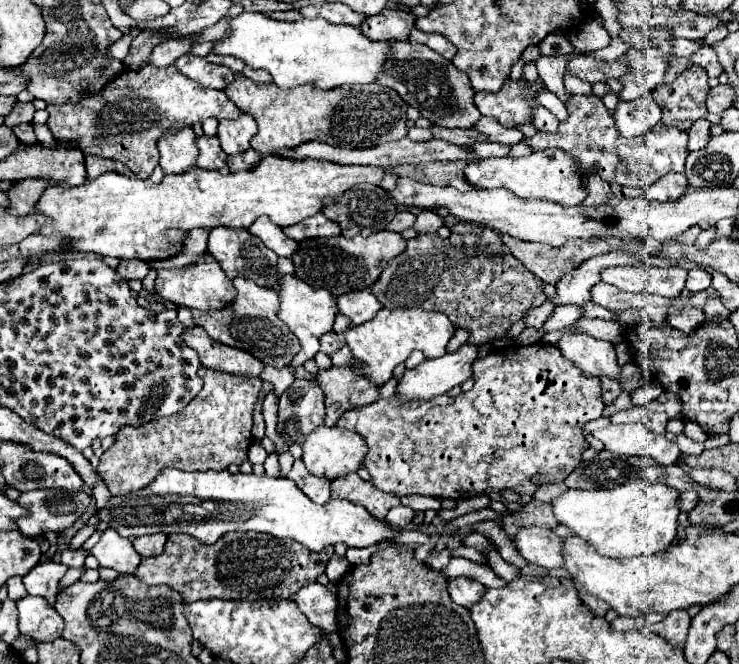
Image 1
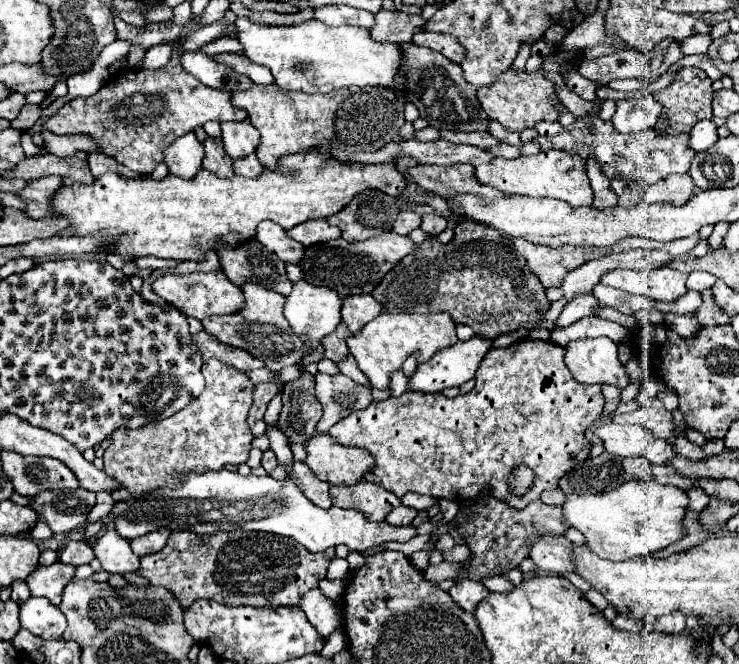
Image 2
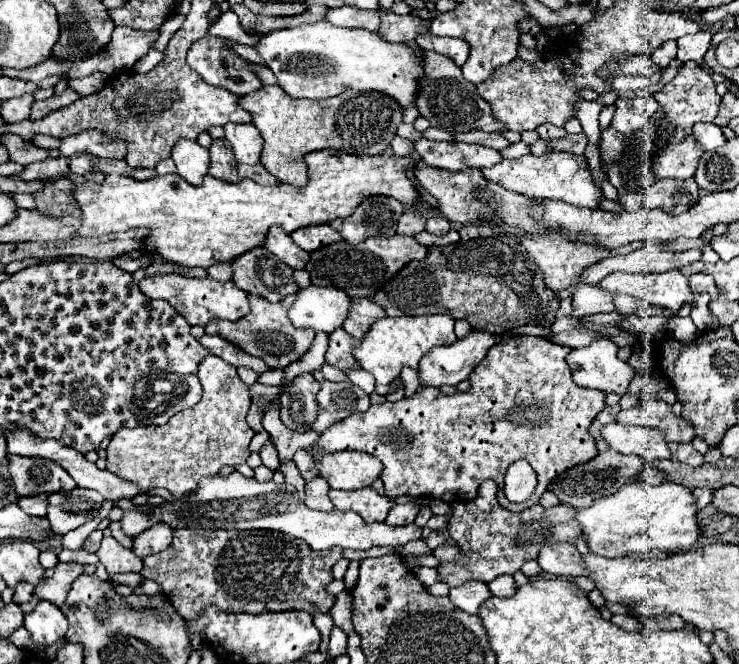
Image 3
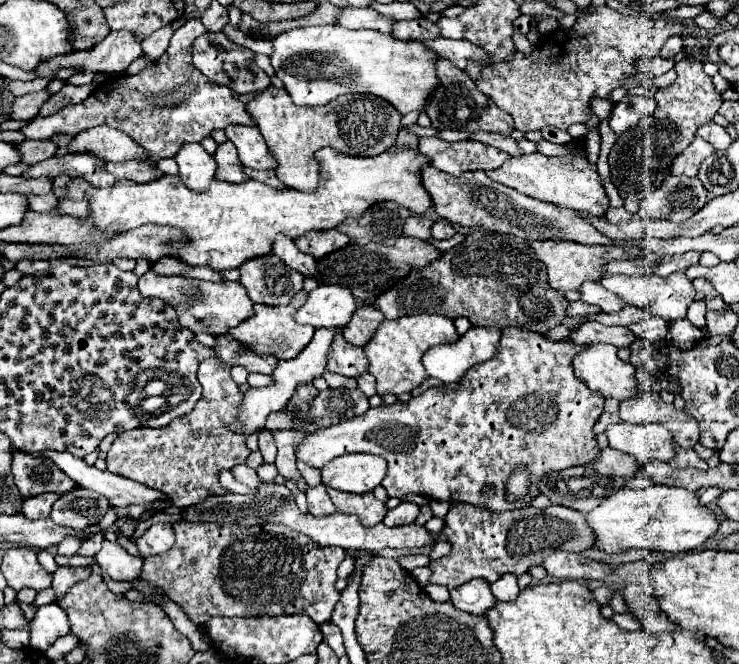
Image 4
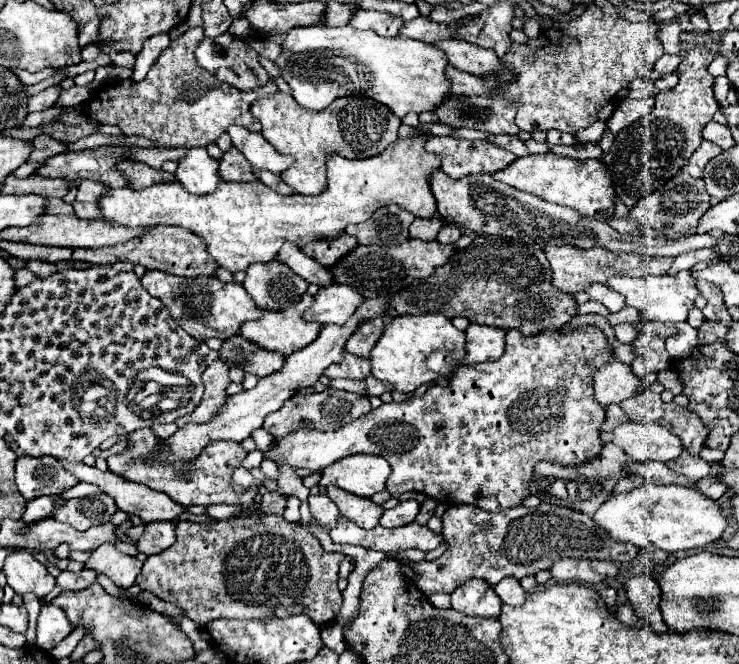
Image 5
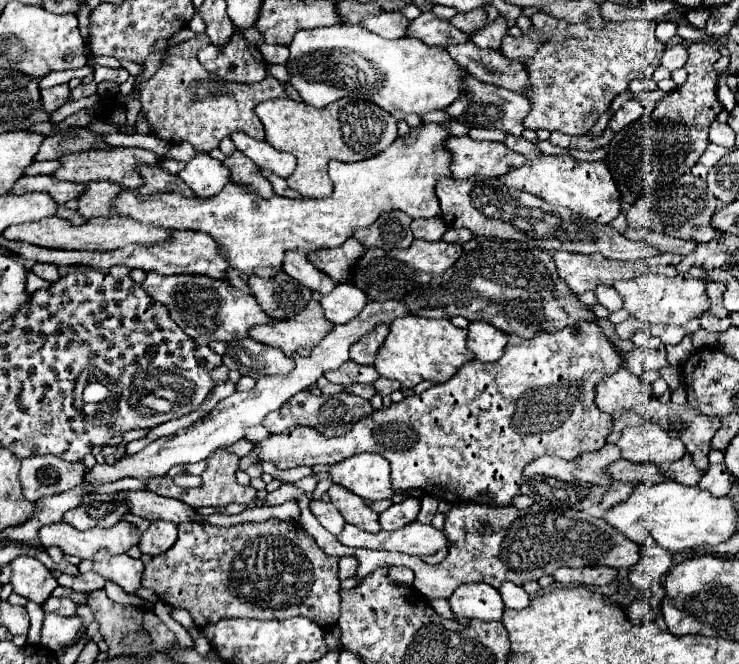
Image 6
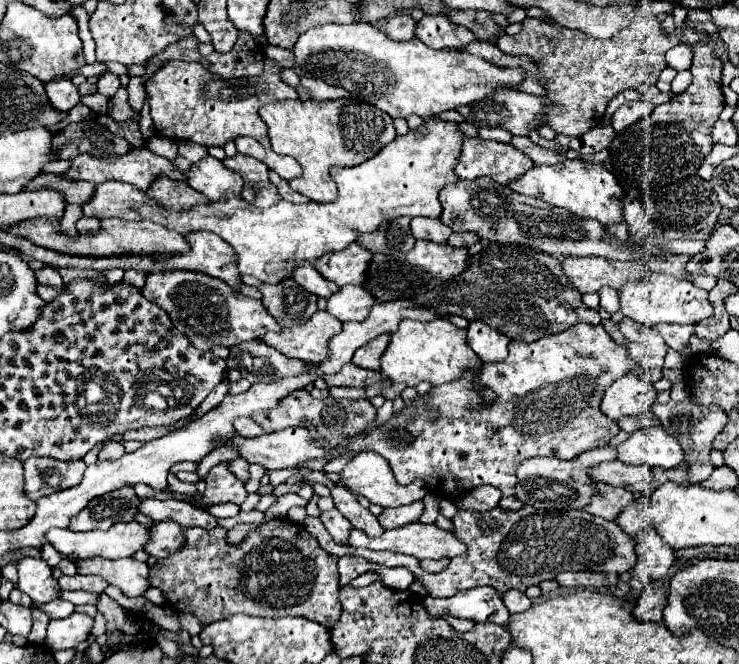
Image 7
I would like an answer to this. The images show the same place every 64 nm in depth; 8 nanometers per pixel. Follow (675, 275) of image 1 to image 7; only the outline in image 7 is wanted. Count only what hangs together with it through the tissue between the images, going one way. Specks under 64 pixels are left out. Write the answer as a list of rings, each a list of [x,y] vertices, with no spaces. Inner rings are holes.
[[[652,272],[638,282],[624,284],[624,288],[620,288],[618,294],[620,294],[620,304],[622,304],[624,316],[628,316],[644,326],[650,326],[650,328],[660,322],[698,324],[700,320],[712,316],[712,304],[708,300],[706,290],[694,286],[690,280],[678,280],[674,276],[666,276],[666,274],[658,274],[658,272]]]

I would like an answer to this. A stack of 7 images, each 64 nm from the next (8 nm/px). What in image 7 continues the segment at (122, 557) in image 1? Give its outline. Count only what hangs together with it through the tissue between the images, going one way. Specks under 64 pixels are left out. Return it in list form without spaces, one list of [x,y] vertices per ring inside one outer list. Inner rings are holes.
[[[94,556],[88,560],[78,560],[76,566],[80,574],[98,574],[130,598],[142,596],[148,588],[148,564],[138,562],[134,558],[104,560]]]

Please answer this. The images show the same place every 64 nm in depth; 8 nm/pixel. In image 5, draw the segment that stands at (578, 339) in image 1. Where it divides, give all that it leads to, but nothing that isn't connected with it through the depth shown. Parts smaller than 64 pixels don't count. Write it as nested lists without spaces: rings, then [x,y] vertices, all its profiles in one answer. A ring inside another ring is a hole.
[[[610,352],[610,358],[604,366],[596,368],[592,374],[592,386],[594,386],[594,398],[602,404],[620,404],[626,398],[638,396],[646,390],[646,386],[634,376],[632,368],[624,362],[620,362],[614,352]]]

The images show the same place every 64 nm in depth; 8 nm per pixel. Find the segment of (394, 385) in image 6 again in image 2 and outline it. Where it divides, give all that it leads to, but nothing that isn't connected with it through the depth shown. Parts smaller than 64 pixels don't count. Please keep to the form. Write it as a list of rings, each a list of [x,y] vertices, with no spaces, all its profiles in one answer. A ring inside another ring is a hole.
[[[348,354],[344,360],[340,360],[338,362],[338,370],[342,372],[342,374],[346,374],[346,376],[350,376],[352,380],[356,380],[358,384],[368,384],[368,378],[358,370],[358,366],[356,366],[356,360],[352,358],[352,354]]]

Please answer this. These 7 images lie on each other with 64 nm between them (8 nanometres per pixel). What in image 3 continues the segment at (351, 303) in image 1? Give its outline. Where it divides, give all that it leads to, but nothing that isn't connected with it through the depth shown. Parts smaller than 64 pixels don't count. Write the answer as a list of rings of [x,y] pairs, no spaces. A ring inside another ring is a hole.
[[[372,298],[352,300],[352,308],[348,310],[348,318],[344,320],[342,328],[354,338],[362,338],[378,318],[384,318],[384,310]]]

